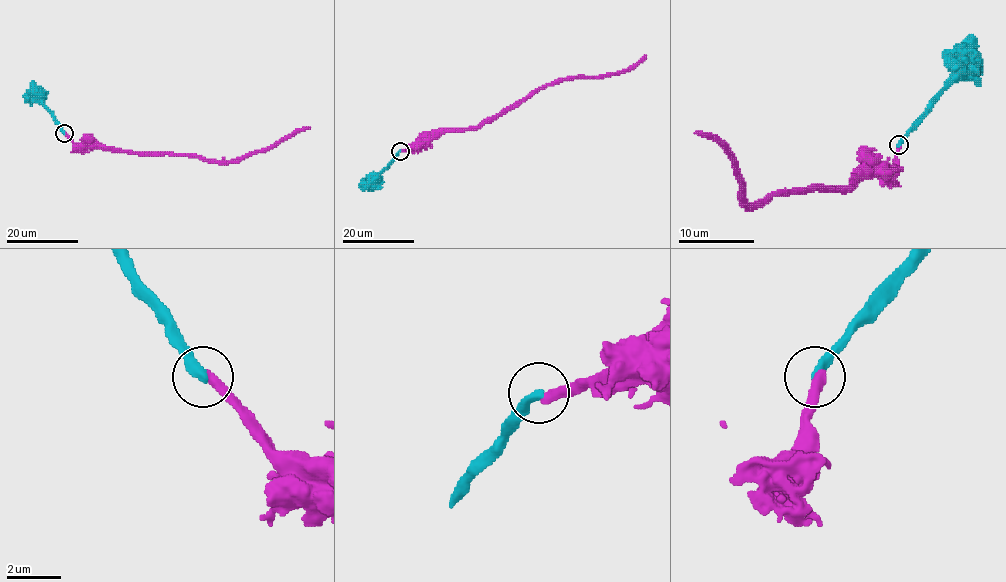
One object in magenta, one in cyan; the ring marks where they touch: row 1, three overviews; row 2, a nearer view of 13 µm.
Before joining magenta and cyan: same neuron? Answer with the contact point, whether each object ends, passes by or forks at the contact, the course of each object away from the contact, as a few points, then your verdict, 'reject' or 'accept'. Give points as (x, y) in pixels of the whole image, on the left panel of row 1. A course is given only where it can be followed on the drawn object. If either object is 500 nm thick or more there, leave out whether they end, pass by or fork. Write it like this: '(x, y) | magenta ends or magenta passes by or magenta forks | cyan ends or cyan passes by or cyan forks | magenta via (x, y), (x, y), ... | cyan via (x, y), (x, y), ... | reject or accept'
(64, 133) | magenta ends | cyan ends | magenta via (64, 133), (79, 144), (112, 151), (169, 152), (227, 161), (267, 151), (310, 127) | cyan via (64, 133), (31, 81) | accept

